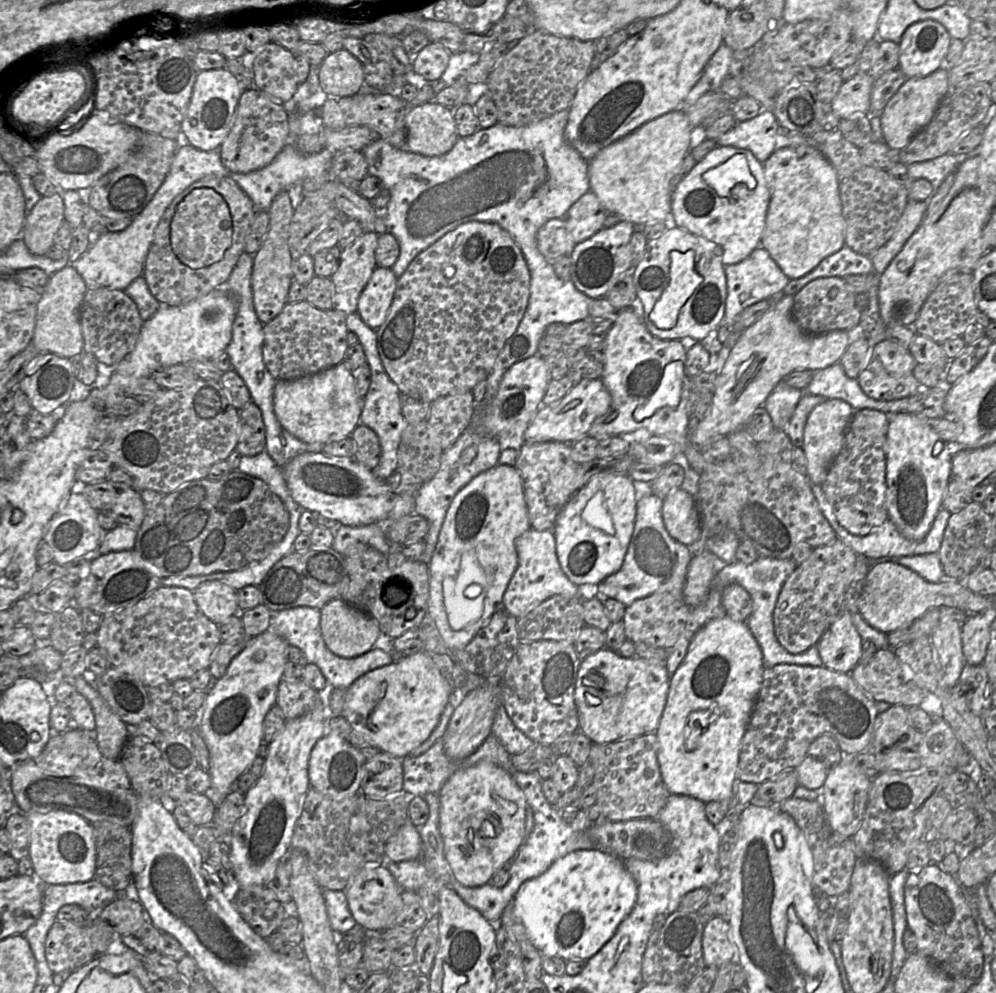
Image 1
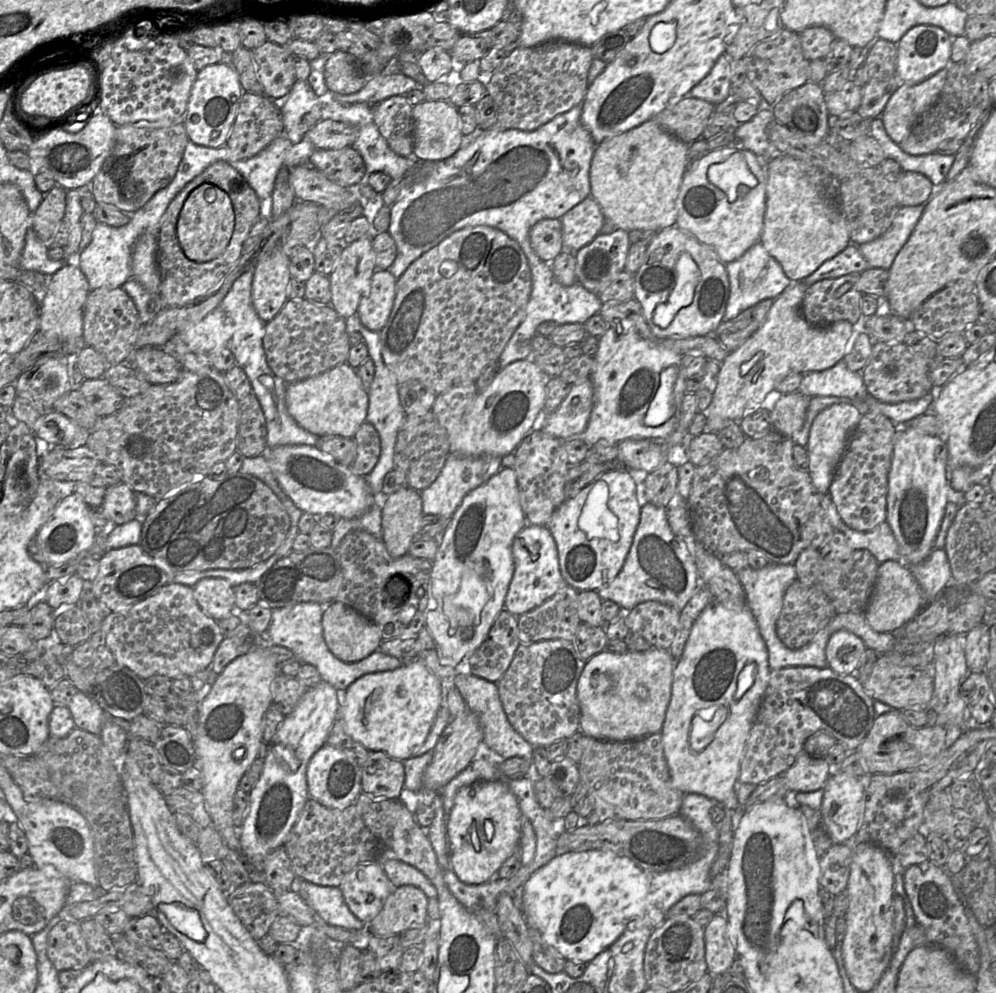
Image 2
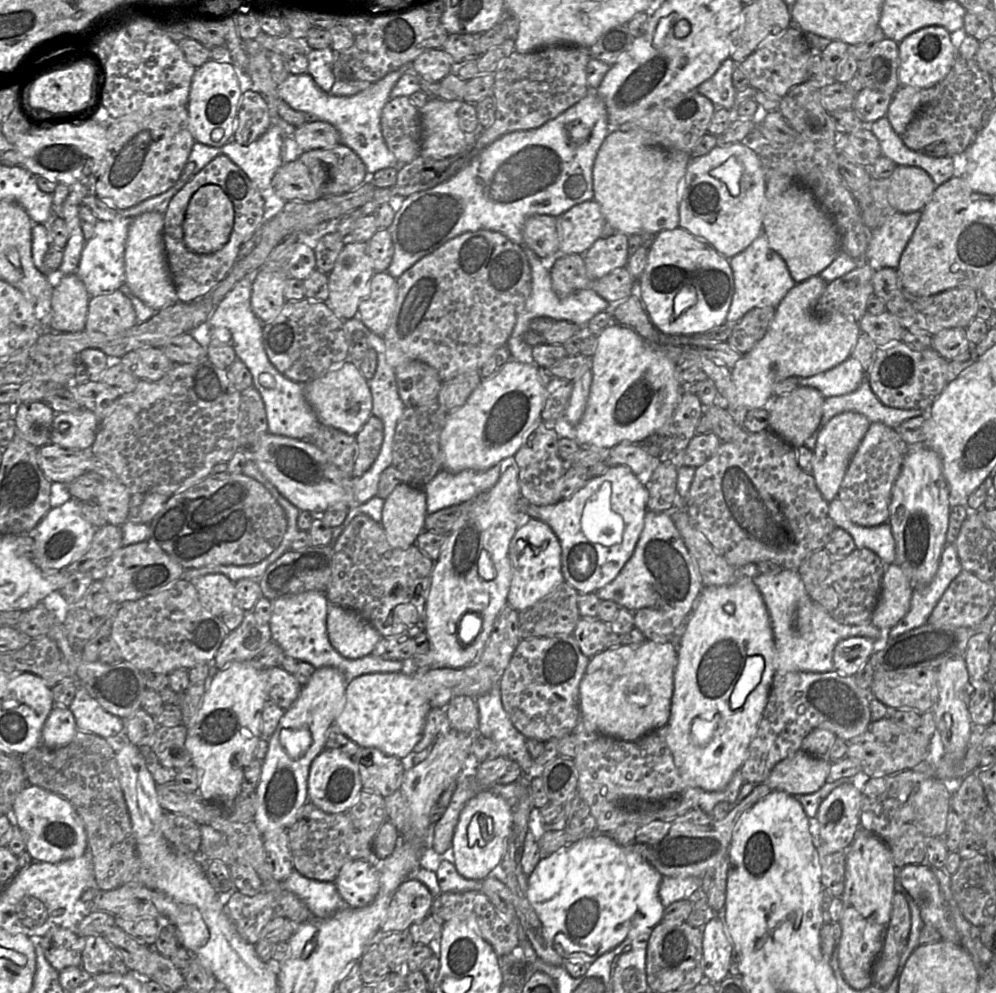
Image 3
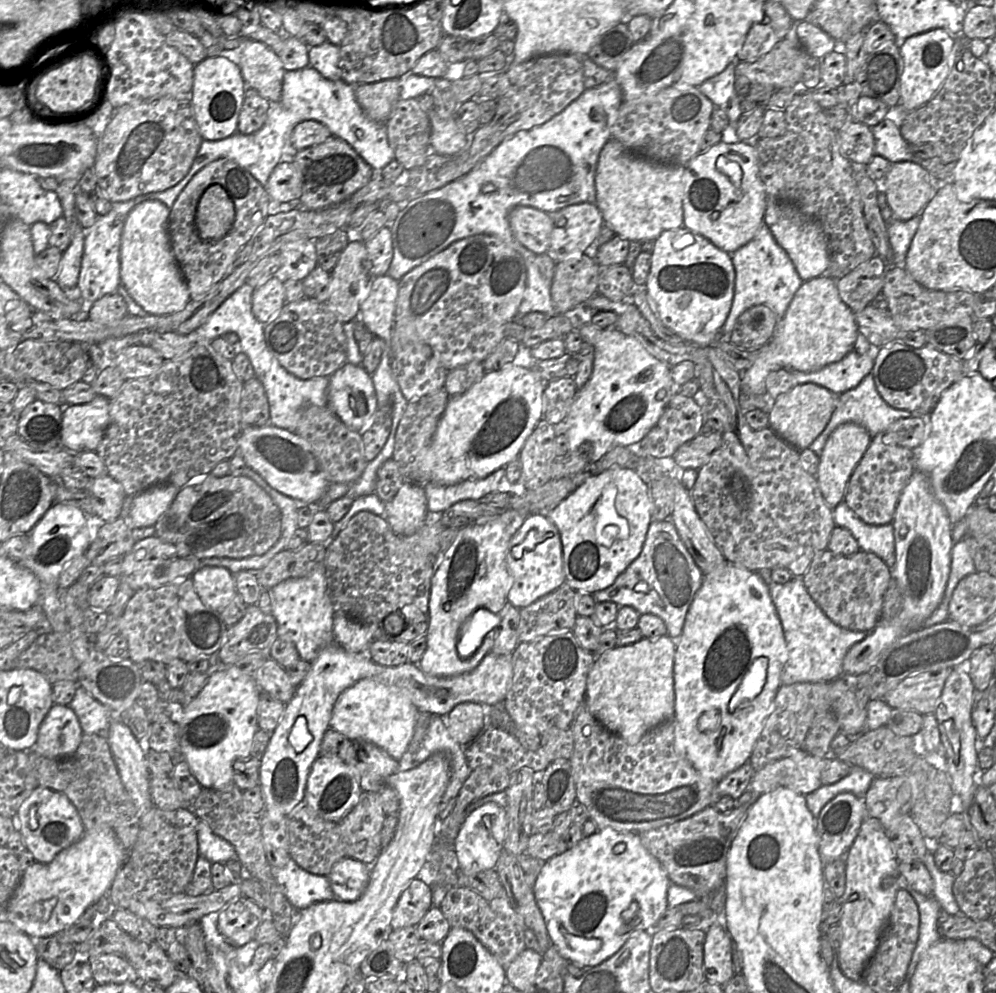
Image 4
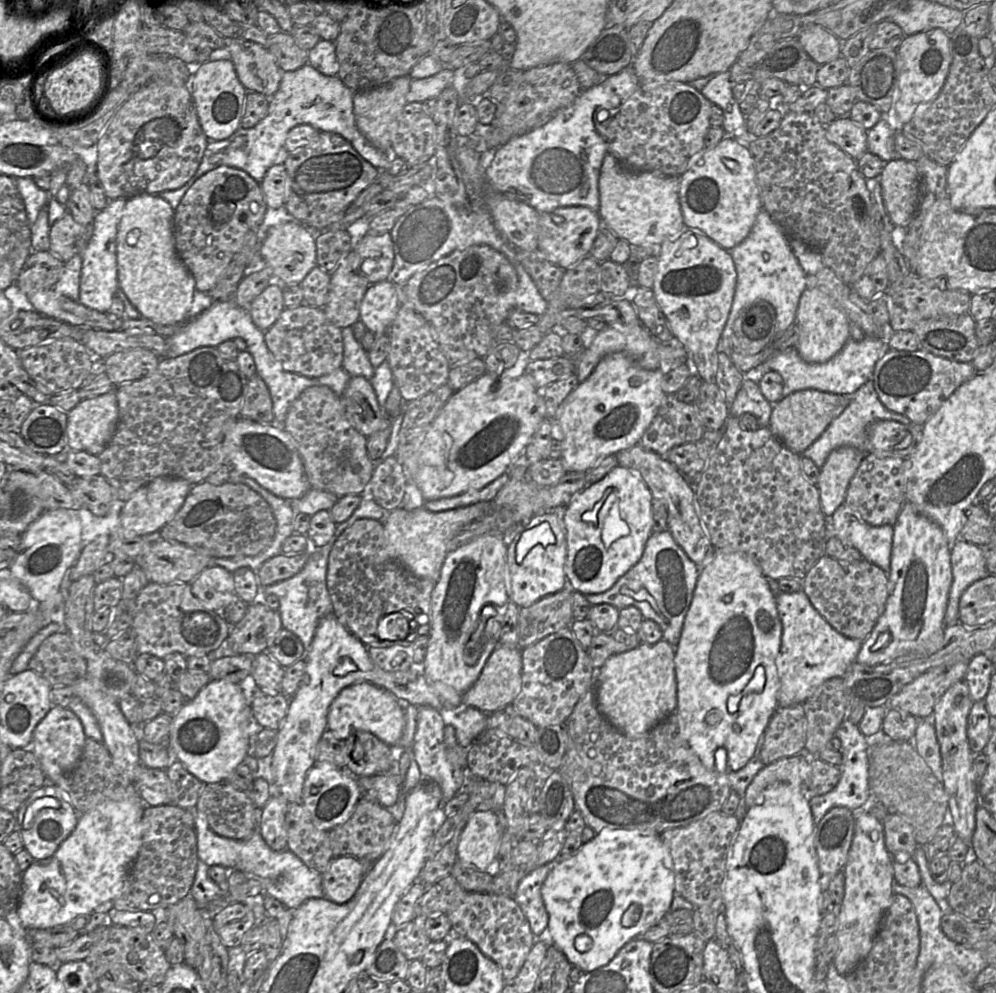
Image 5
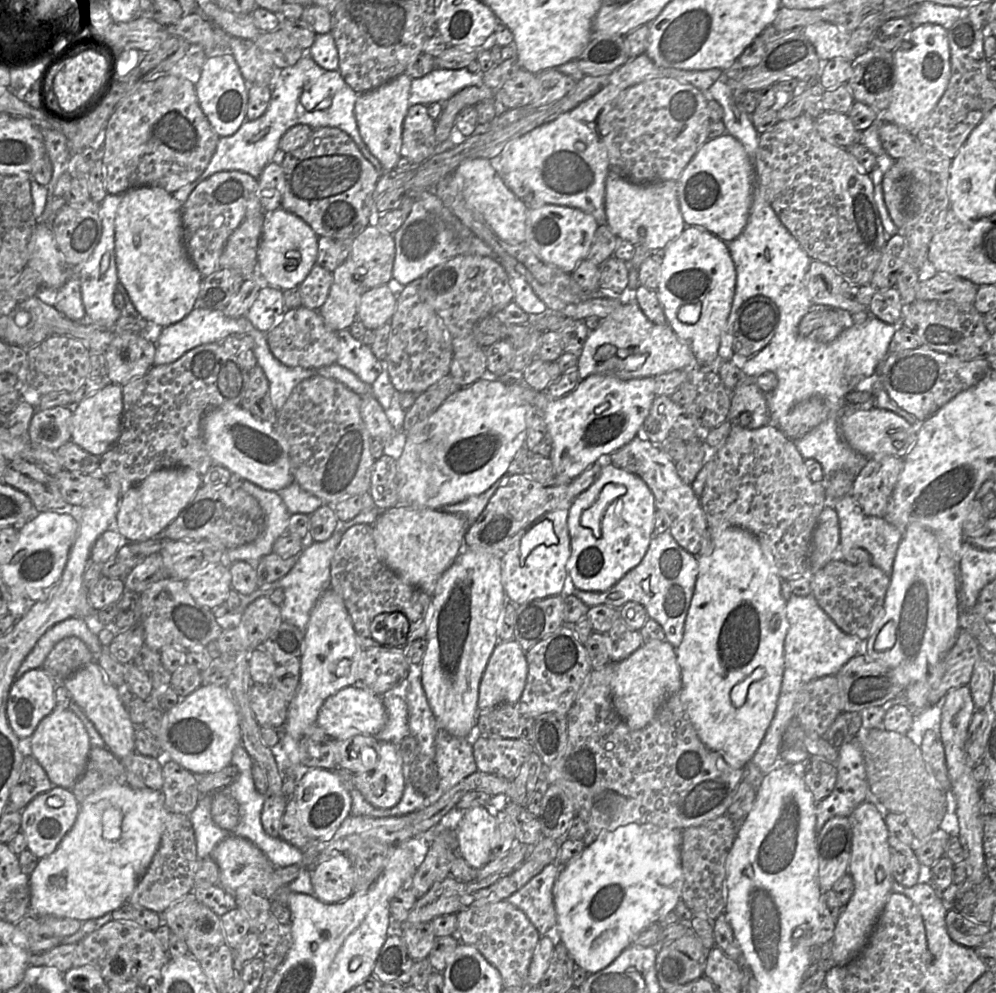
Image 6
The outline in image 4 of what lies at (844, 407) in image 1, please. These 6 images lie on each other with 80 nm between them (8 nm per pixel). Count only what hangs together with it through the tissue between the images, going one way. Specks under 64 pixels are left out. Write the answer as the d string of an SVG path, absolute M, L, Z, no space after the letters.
M853 422L839 425L829 435L819 456L815 478L823 499L831 509L843 501L849 478L866 452L871 438L863 426Z

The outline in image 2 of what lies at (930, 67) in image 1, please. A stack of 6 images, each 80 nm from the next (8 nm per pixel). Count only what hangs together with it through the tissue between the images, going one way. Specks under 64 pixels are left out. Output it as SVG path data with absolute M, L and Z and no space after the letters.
M916 25L897 43L896 76L901 83L919 83L951 63L951 37L934 25Z

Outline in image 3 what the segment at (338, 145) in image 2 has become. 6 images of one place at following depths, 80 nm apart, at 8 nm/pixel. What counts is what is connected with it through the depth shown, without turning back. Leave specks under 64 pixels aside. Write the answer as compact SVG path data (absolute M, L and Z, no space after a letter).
M310 120L295 129L293 138L304 150L330 149L341 144L339 131L330 123Z

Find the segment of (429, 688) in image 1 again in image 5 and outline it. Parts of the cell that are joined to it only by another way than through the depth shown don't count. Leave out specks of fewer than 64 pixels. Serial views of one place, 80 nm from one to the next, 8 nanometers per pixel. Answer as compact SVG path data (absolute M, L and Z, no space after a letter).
M368 682L343 688L329 706L327 713L327 729L340 740L346 740L357 731L365 731L395 747L402 737L404 727L403 703L390 691Z

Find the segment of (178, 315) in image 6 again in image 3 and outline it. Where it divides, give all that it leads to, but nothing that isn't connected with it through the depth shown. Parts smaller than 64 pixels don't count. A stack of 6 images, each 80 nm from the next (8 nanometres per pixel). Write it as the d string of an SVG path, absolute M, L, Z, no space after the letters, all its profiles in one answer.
M146 212L135 217L129 227L124 262L125 283L132 293L158 311L178 302L163 247L164 215Z

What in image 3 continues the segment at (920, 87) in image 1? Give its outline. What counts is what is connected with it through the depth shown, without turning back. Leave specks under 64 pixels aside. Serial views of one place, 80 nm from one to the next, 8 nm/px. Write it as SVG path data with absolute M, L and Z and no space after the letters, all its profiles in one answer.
M940 83L925 89L899 86L892 97L885 117L894 131L901 136L915 115L933 102L940 92Z

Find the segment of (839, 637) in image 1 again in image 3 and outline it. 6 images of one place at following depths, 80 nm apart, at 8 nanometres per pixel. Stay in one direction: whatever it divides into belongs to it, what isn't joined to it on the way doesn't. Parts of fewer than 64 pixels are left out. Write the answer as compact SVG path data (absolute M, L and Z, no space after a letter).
M850 637L838 642L833 652L834 670L854 676L876 650L876 643L865 637Z

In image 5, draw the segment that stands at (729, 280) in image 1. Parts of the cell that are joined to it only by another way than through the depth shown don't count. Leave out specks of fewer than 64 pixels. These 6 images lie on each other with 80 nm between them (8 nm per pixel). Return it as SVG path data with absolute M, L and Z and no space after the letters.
M762 209L749 235L730 250L736 269L736 288L732 307L721 334L722 339L732 336L735 320L740 311L755 300L769 302L776 312L774 338L781 335L795 322L799 300L803 291L810 286L808 277L800 266L784 230Z

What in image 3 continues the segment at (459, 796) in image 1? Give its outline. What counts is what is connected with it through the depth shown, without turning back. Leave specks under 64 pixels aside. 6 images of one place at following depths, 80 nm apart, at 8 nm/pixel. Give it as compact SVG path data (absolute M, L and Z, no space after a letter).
M486 789L471 798L460 813L455 827L452 850L454 865L458 873L467 879L484 879L489 875L498 877L498 866L505 852L508 838L512 830L512 808L502 797Z

